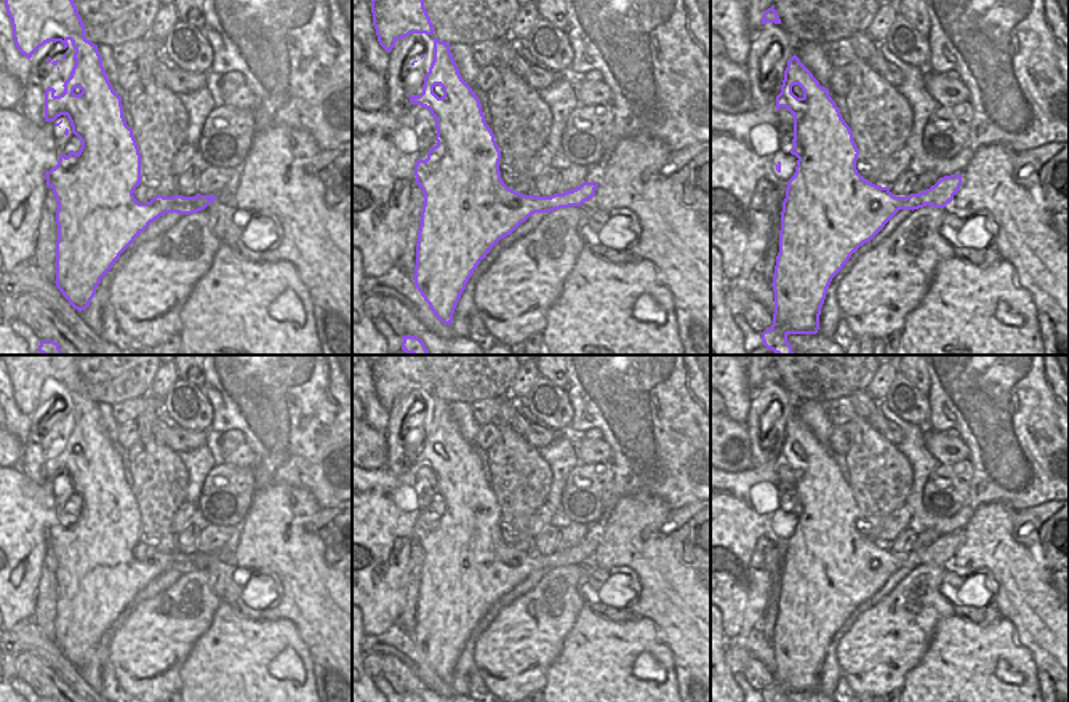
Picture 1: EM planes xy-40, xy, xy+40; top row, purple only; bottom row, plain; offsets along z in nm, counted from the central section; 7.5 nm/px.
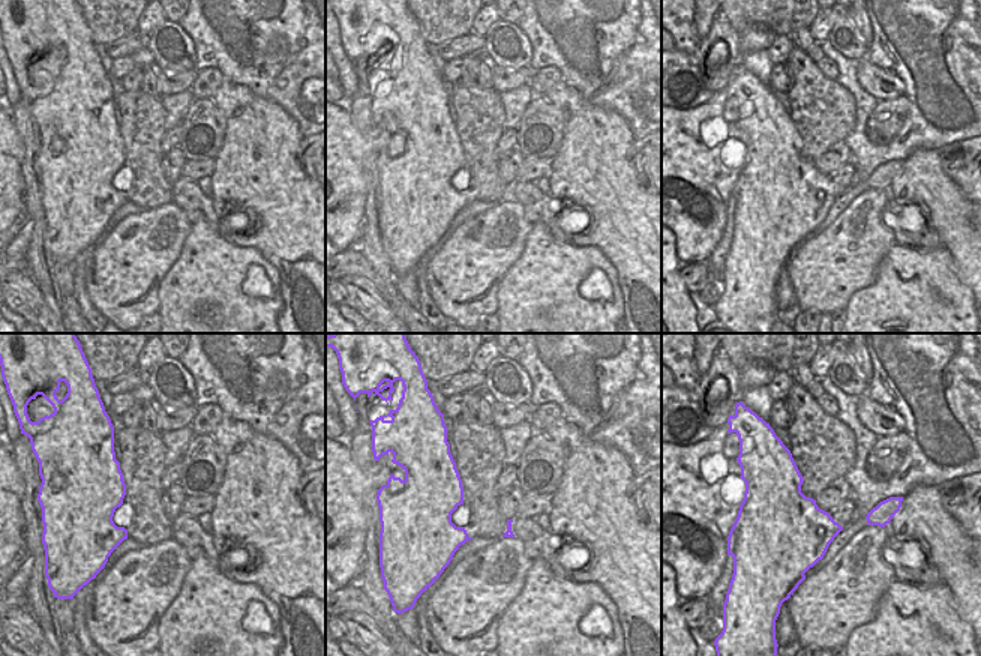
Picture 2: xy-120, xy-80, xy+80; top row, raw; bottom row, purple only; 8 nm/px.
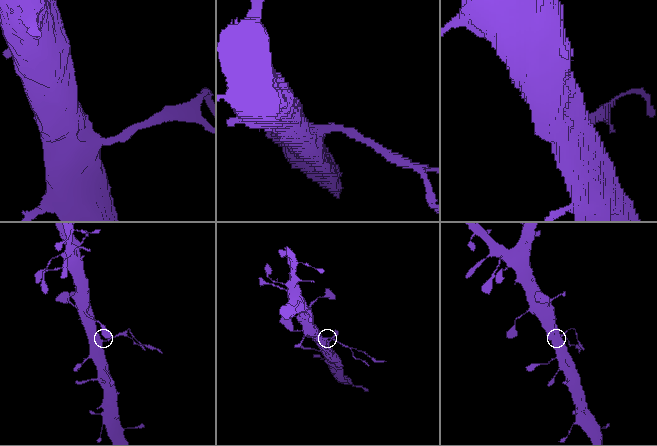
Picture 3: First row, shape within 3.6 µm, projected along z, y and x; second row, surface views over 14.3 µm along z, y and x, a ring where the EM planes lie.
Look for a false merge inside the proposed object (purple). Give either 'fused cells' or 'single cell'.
fused cells

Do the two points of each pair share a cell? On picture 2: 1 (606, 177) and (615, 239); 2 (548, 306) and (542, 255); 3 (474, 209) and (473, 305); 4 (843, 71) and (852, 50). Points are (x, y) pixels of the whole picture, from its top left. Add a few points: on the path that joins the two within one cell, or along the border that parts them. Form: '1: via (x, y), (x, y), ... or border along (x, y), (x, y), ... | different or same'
1: via (609, 192), (615, 201), (615, 224) | same
2: via (543, 294), (543, 267) | same
3: border along (497, 204), (465, 219), (447, 239) | different
4: border along (827, 41), (836, 50), (858, 62) | different

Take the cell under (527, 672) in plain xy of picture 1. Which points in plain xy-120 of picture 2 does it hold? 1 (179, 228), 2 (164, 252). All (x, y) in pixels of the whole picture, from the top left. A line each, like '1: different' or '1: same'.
1: same
2: same

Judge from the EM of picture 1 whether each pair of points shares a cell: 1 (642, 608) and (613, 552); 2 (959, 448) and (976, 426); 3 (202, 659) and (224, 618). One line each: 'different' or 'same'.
1: same
2: different
3: same

